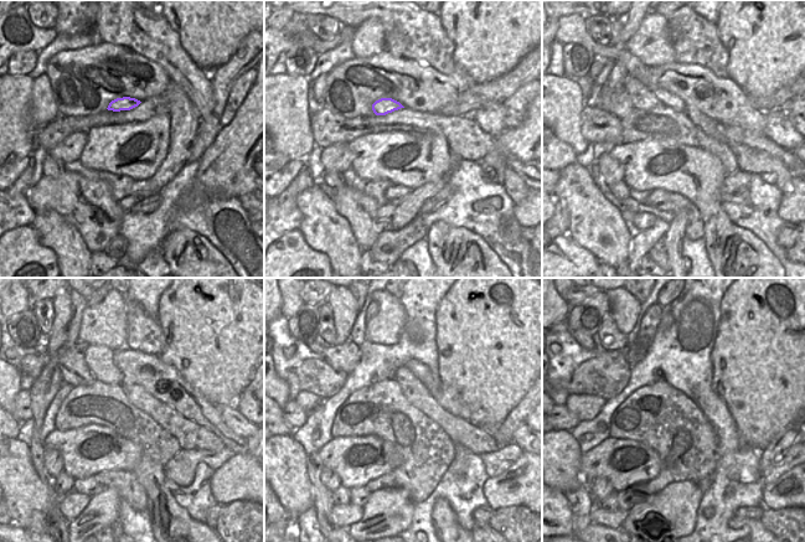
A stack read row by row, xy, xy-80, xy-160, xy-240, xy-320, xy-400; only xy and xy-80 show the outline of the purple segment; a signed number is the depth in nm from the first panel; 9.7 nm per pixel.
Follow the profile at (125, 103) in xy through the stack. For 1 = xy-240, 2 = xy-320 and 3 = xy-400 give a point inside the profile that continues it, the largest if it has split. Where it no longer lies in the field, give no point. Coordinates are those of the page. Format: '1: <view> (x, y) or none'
1: xy-240 (75, 371)
2: xy-320 (344, 357)
3: xy-400 (586, 341)

